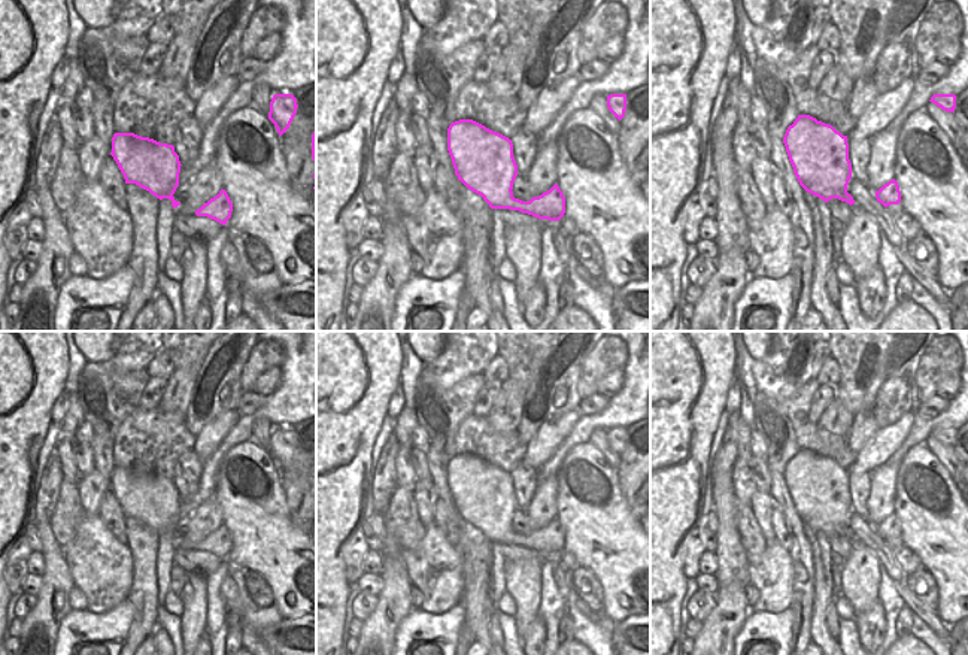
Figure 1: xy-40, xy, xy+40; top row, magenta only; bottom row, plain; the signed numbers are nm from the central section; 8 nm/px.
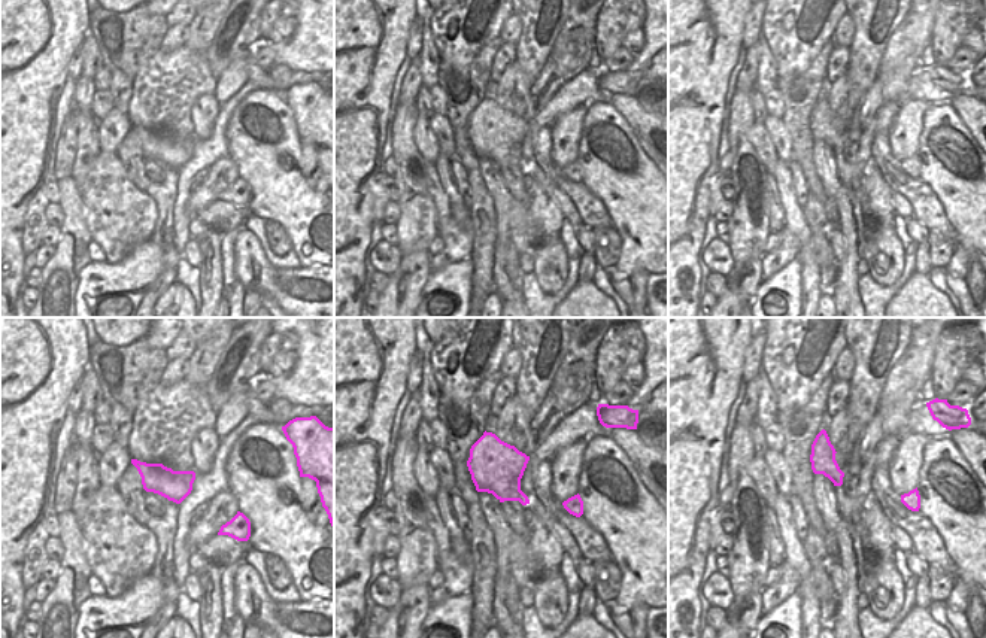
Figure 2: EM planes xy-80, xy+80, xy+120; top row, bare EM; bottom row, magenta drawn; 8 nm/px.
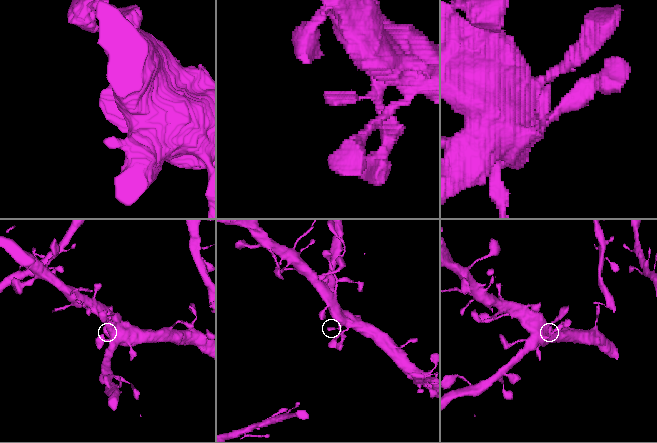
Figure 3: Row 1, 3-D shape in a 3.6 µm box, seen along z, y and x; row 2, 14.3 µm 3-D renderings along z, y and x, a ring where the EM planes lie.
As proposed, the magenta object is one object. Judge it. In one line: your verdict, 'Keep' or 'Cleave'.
Keep.

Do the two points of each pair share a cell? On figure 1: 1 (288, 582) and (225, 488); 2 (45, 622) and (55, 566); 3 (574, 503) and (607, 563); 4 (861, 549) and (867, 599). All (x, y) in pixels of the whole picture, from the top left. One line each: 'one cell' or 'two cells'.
1: one cell
2: one cell
3: one cell
4: one cell

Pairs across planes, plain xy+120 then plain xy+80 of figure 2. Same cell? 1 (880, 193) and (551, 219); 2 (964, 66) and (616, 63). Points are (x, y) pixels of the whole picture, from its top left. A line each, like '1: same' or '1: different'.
1: same
2: same

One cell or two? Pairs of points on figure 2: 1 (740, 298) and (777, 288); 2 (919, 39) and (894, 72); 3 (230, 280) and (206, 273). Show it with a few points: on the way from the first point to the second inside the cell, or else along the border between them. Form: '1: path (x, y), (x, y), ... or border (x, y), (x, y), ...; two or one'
1: border (762, 280), (751, 301); two
2: path (912, 46), (898, 64); one
3: border (223, 242), (221, 297); two

